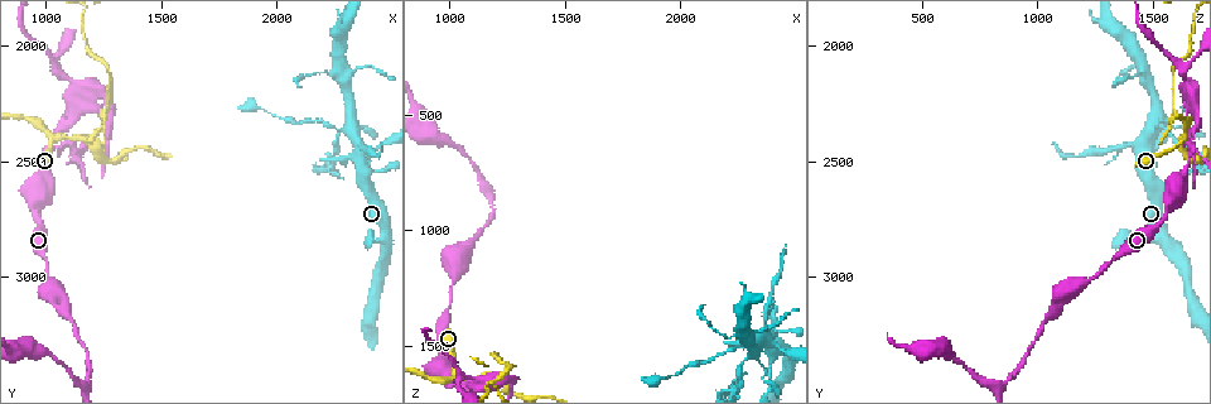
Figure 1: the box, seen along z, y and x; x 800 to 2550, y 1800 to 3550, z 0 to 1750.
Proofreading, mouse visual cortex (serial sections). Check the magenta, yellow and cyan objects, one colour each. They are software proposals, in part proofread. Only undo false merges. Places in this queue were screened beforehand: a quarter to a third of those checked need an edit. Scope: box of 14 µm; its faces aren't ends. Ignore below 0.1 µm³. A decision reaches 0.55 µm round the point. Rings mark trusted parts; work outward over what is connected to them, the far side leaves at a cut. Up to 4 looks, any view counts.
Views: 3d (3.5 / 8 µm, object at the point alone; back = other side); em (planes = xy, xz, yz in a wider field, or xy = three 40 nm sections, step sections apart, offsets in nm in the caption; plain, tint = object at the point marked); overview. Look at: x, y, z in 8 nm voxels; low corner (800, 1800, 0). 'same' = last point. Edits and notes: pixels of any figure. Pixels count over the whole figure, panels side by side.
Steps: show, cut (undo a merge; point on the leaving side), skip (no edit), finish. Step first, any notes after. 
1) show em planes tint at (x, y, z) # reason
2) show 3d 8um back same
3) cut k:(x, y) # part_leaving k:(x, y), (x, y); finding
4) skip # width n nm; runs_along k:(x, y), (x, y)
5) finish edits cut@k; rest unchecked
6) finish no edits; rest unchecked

show 3d 3.5um at (1020, 2420, 1660) # thick turns thin

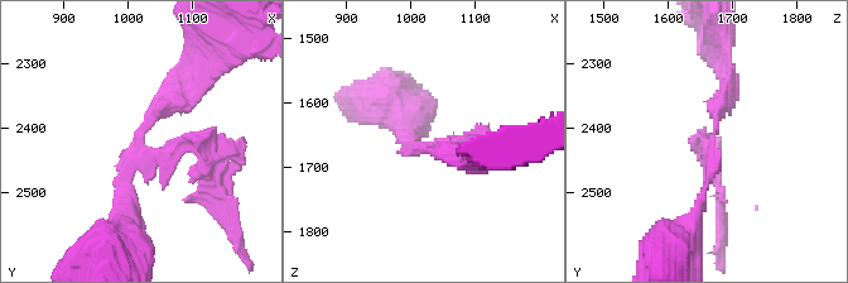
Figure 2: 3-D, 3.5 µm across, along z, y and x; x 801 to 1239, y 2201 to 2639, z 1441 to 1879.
show em xy step 1 tint at (1020, 2410, 1670) # now the EM

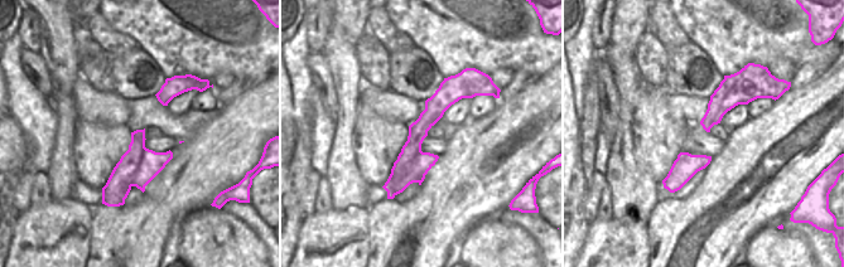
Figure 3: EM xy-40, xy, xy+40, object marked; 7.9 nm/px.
skip # one cell here

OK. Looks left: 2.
show 3d 3.5um at (1230, 2460, 1650)

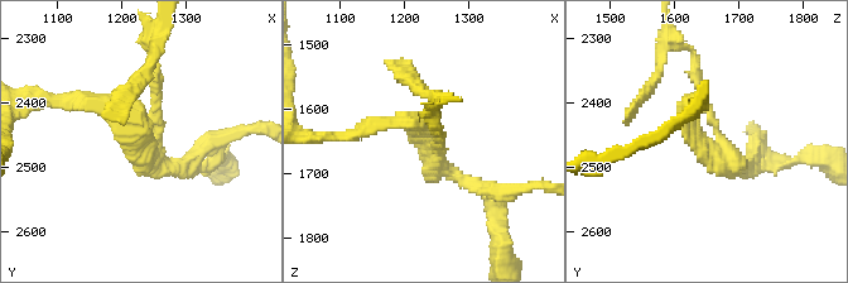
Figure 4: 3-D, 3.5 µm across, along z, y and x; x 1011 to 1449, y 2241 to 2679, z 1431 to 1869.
show em xy step 3 tint at (1240, 2465, 1655) # arms 3; arm_widths 150, 200, 200 nm

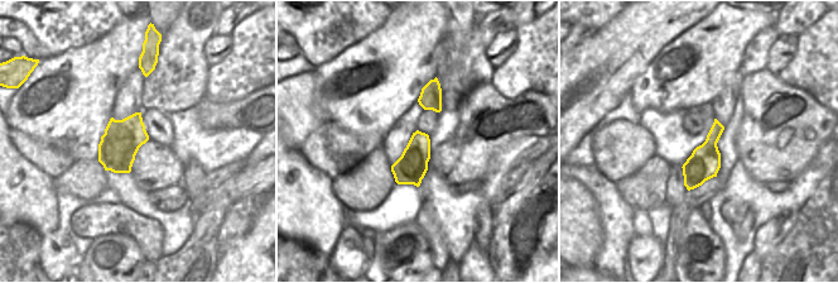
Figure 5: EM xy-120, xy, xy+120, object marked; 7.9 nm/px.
cut 4:(158, 95) # part_leaving 4:(159, 135), (152, 34); a second cell is stuck on

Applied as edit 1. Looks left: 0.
finish edits cut@4; rest unchecked

